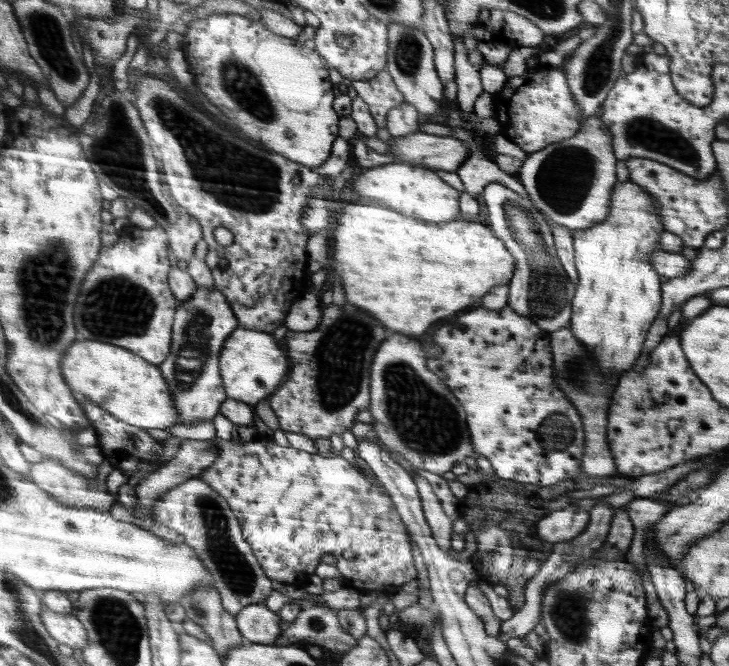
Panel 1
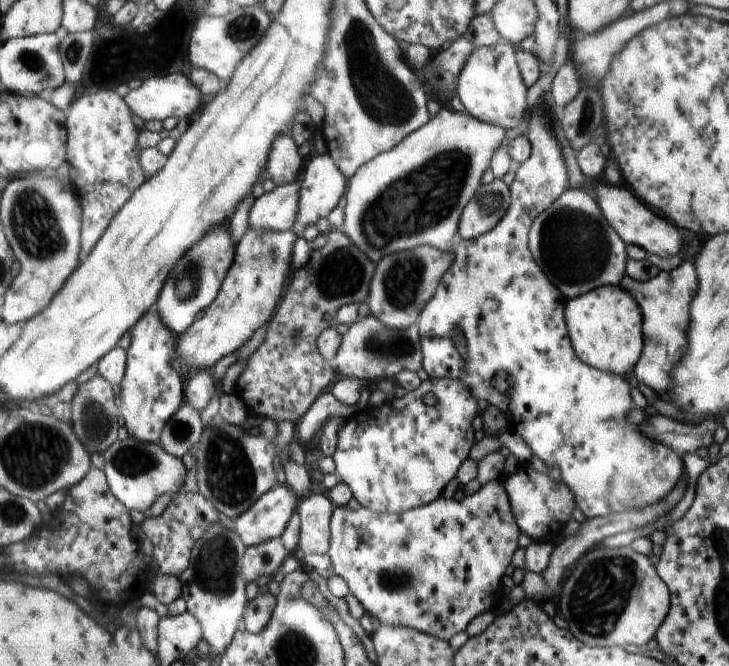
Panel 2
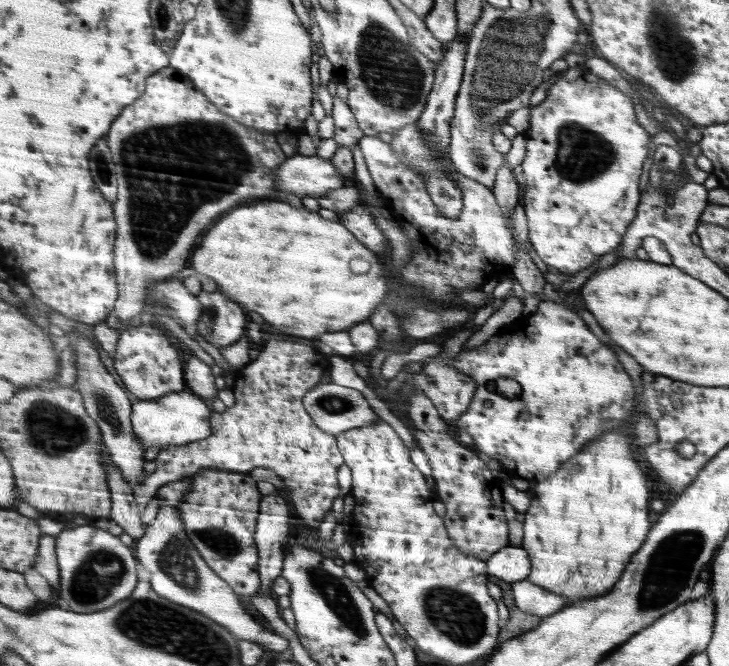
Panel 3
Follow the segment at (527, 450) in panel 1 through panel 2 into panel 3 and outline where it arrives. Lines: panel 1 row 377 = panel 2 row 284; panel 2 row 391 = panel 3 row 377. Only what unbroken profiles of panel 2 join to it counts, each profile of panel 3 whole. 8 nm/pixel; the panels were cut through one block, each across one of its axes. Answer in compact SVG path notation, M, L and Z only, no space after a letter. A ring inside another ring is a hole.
M543 298L531 316L521 314L511 324L501 326L489 342L483 342L483 346L471 350L463 348L459 356L445 360L445 364L469 374L479 384L471 408L453 422L453 430L467 432L473 438L473 452L497 460L501 468L507 470L509 478L523 478L533 484L545 480L561 462L567 462L569 456L581 452L579 448L585 448L587 442L595 440L595 436L621 426L633 410L633 400L637 400L633 398L631 380L621 366L617 366L619 362L613 352L587 330L585 322L573 310L551 302L549 298ZM499 376L513 378L521 384L517 400L507 400L487 388L493 386L493 380Z

